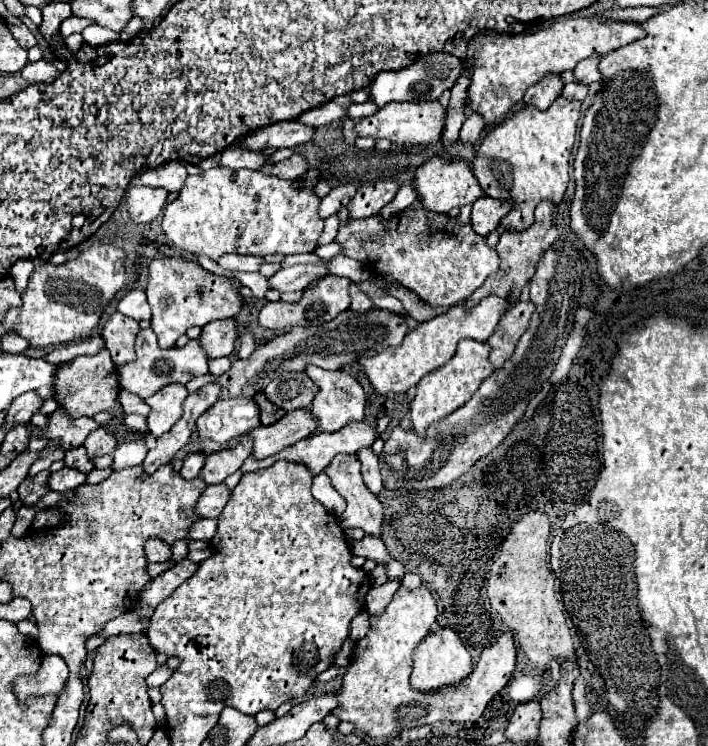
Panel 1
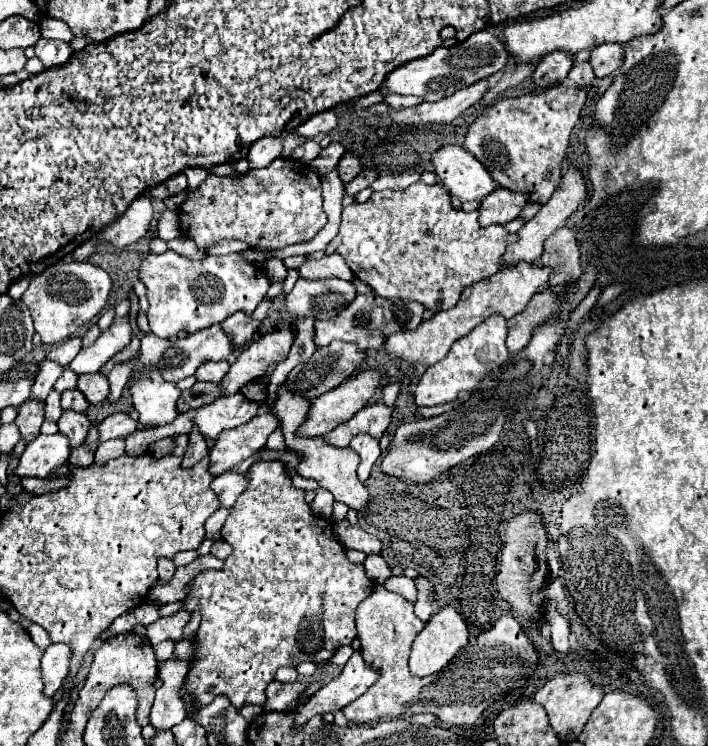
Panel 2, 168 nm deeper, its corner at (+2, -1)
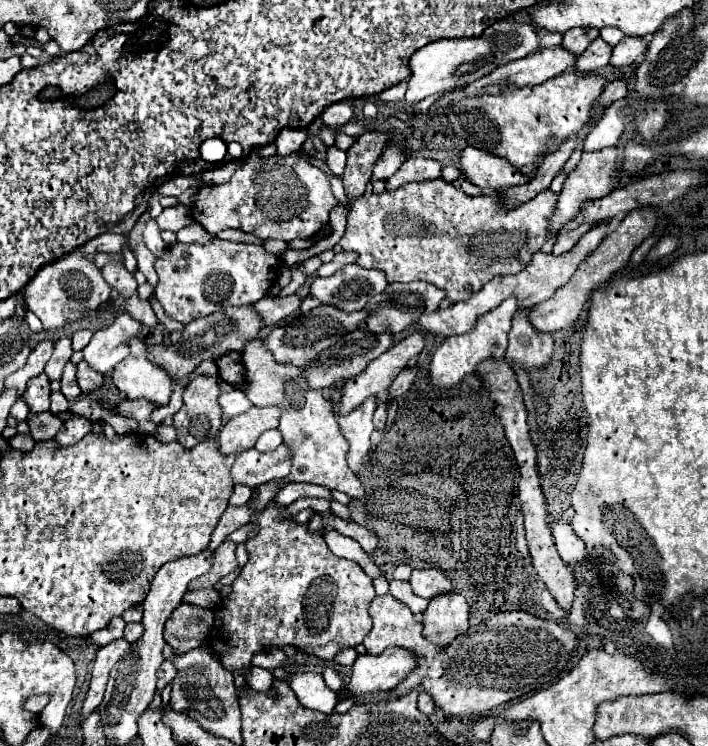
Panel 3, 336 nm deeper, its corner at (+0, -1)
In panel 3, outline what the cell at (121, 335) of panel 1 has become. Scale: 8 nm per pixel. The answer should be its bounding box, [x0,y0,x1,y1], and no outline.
[102,264,138,300]

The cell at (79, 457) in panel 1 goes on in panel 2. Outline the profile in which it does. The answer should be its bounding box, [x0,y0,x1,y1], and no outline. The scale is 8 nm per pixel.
[58,410,90,448]

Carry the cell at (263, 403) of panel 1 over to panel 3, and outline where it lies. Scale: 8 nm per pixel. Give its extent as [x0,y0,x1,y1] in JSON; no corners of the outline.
[216,352,246,388]

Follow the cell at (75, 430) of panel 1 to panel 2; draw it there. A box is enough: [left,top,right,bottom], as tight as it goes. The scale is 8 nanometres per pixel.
[62,388,88,412]

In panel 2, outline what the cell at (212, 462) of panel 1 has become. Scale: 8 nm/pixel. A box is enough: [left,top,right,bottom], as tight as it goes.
[210,410,278,476]

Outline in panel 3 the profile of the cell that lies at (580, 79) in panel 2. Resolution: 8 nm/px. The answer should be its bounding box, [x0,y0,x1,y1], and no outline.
[576,38,612,72]

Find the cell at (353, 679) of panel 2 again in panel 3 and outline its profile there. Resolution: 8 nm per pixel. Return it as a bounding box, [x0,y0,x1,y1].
[338,648,416,702]

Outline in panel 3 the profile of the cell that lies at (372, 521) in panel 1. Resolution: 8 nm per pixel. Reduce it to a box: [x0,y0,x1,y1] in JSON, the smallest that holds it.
[208,340,364,552]

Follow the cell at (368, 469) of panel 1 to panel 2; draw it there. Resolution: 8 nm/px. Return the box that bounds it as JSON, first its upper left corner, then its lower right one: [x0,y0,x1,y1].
[350,434,380,482]

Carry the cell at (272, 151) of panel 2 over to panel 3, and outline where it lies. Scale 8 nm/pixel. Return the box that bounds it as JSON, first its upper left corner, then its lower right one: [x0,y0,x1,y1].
[276,128,306,156]

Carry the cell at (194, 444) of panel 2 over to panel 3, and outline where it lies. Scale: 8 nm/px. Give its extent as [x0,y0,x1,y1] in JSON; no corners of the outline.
[174,376,222,450]

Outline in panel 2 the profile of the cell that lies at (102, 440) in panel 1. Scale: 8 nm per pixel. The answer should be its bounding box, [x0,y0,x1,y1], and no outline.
[98,410,138,442]

